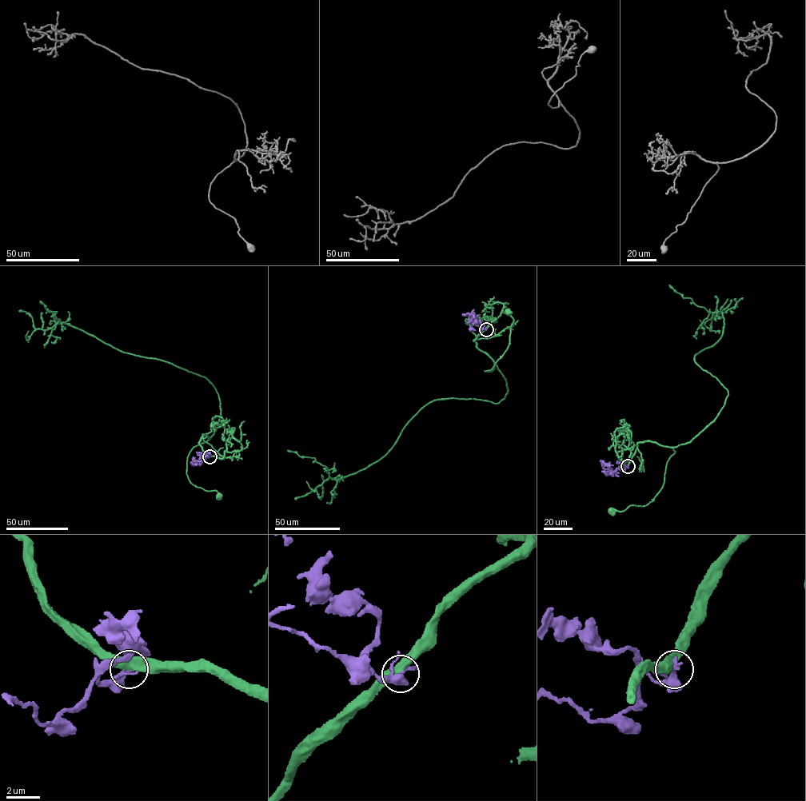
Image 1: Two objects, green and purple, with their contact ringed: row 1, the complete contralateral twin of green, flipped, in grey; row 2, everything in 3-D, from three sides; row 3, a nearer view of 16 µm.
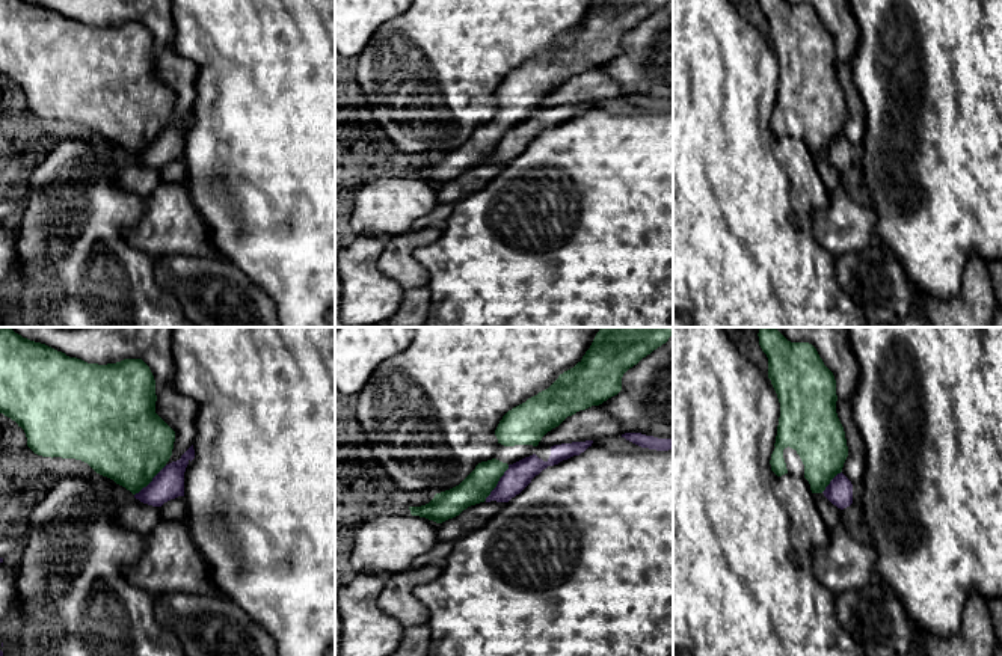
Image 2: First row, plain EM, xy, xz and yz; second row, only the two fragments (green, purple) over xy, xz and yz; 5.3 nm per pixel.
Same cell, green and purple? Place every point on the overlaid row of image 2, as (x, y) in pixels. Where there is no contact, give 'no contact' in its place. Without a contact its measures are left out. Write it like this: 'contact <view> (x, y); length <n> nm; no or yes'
contact xz (497, 483); length 240 nm; no

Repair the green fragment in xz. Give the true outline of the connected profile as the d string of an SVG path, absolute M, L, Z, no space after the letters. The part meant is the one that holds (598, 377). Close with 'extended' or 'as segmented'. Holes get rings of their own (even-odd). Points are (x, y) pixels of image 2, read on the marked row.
M601 327L573 368L503 416L495 458L513 464L533 455L542 437L567 416L617 395L623 374L672 335L673 327Z | extended

